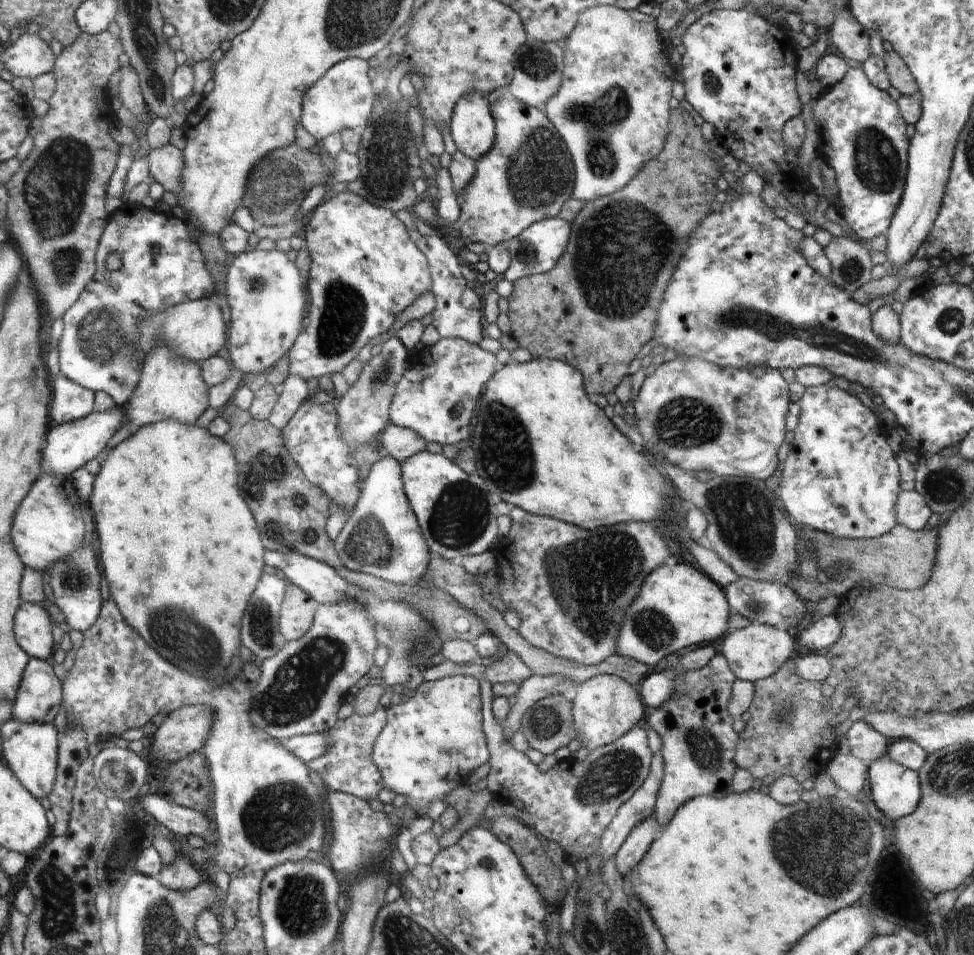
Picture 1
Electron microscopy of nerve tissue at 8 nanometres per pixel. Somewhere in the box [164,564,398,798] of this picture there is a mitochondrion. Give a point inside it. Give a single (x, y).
(300, 683)

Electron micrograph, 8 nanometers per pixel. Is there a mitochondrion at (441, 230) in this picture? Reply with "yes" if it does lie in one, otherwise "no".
no

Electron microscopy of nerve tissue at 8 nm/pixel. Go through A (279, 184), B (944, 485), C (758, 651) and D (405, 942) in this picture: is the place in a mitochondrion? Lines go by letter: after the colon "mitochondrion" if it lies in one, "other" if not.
A: mitochondrion
B: mitochondrion
C: other
D: mitochondrion

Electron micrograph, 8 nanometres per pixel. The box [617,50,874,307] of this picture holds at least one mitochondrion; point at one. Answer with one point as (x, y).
(852, 269)

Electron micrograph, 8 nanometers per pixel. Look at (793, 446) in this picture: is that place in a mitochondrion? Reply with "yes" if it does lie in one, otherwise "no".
no

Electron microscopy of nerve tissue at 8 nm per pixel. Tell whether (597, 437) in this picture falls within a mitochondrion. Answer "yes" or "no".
no

